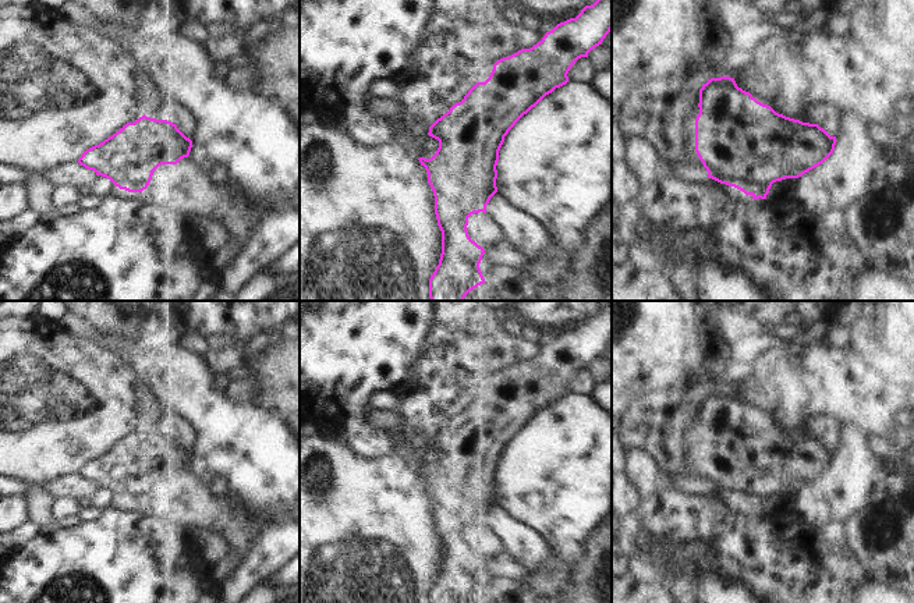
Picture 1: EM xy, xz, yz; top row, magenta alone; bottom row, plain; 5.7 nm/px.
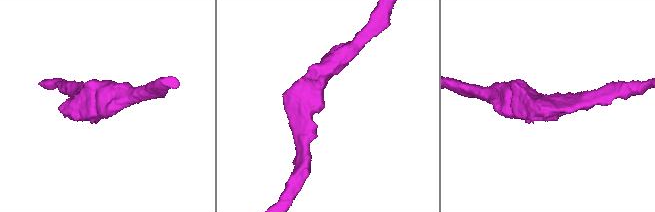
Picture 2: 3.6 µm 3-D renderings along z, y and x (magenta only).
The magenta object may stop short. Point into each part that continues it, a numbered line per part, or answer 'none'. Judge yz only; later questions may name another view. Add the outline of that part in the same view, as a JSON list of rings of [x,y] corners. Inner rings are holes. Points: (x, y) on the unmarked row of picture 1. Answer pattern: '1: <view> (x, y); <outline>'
none

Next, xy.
none

